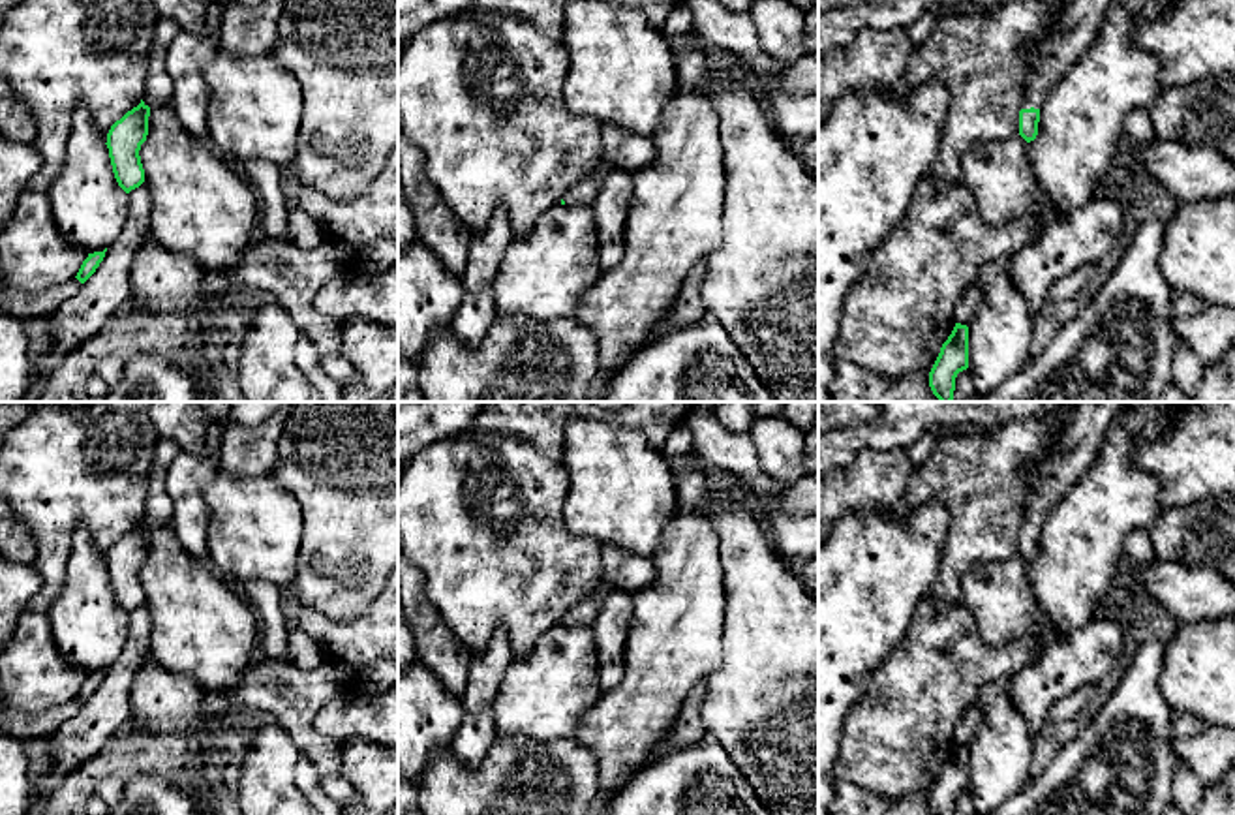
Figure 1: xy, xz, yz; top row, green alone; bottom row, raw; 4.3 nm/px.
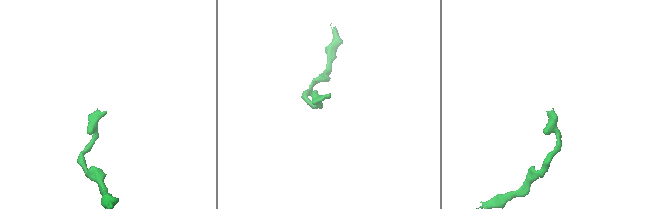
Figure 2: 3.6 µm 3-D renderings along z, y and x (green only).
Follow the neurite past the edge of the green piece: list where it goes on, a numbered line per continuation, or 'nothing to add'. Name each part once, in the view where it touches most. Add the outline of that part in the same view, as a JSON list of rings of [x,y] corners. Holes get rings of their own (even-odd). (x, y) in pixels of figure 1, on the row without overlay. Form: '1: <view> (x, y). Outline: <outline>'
1: yz (1052, 479). Outline: [[[1089,402],[1059,451],[1025,469],[1030,484],[1023,530],[1042,530],[1045,513],[1060,501],[1096,460],[1105,434],[1126,402]]]

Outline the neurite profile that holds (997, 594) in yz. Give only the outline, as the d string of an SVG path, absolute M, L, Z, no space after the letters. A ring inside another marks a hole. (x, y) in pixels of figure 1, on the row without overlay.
M1021 556L974 565L963 577L963 597L989 646L1008 646L1042 633Z

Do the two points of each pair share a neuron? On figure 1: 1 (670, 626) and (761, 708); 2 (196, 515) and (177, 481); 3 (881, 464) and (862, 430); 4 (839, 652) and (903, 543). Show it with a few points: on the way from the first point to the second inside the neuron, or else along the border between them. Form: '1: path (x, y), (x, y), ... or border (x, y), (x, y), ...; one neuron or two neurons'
1: border (725, 626), (719, 665), (704, 682); two neurons
2: path (190, 507), (184, 489); one neuron
3: border (905, 447), (864, 449), (838, 470); two neurons
4: path (839, 626), (839, 611), (879, 569); one neuron

